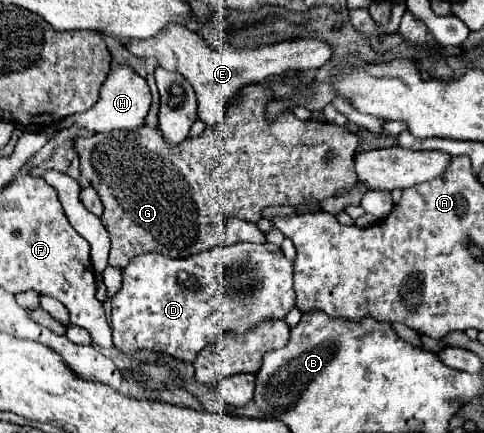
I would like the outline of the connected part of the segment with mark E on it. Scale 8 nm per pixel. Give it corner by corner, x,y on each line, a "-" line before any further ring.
169,30
169,34
163,34
161,38
149,38
145,42
129,42
127,48
141,58
157,58
159,66
171,72
183,74
195,88
197,100
199,100
199,120
203,120
207,126
217,126
221,118
225,116
227,102
233,94
237,94
247,84
259,84
263,78
271,74
285,74
289,70
317,70
327,60
331,60
333,50
323,40
311,40
301,38
293,42
281,42
271,46
261,46
255,50
249,48
211,48
199,34
191,30

